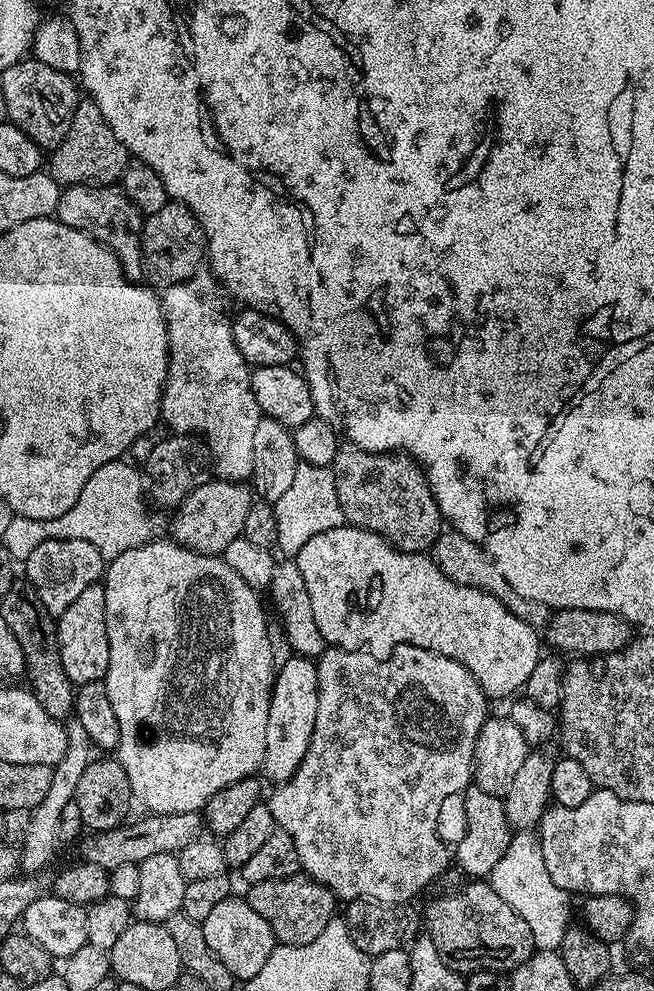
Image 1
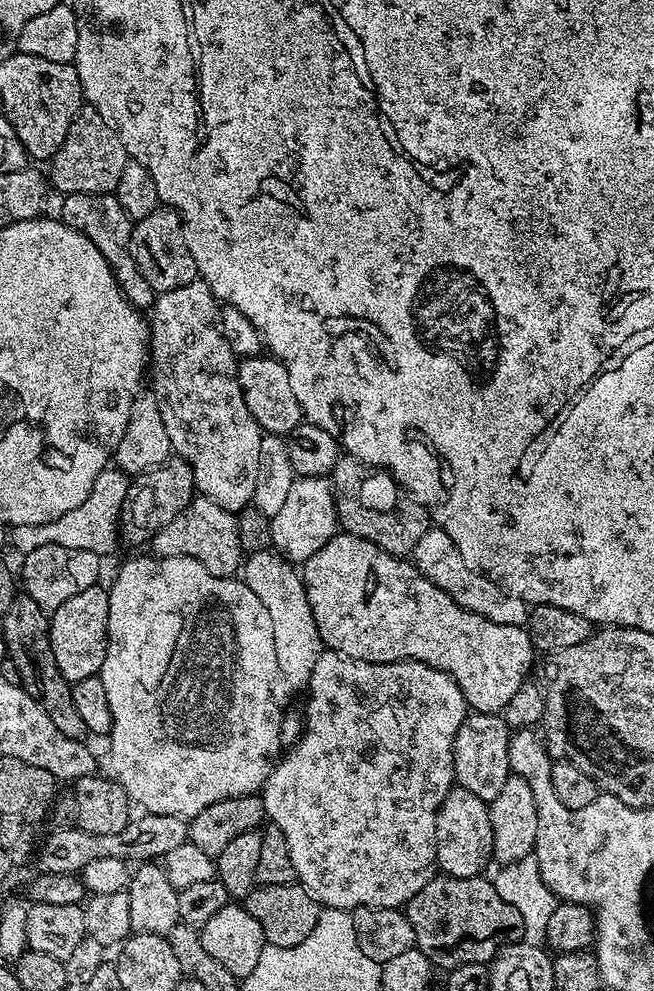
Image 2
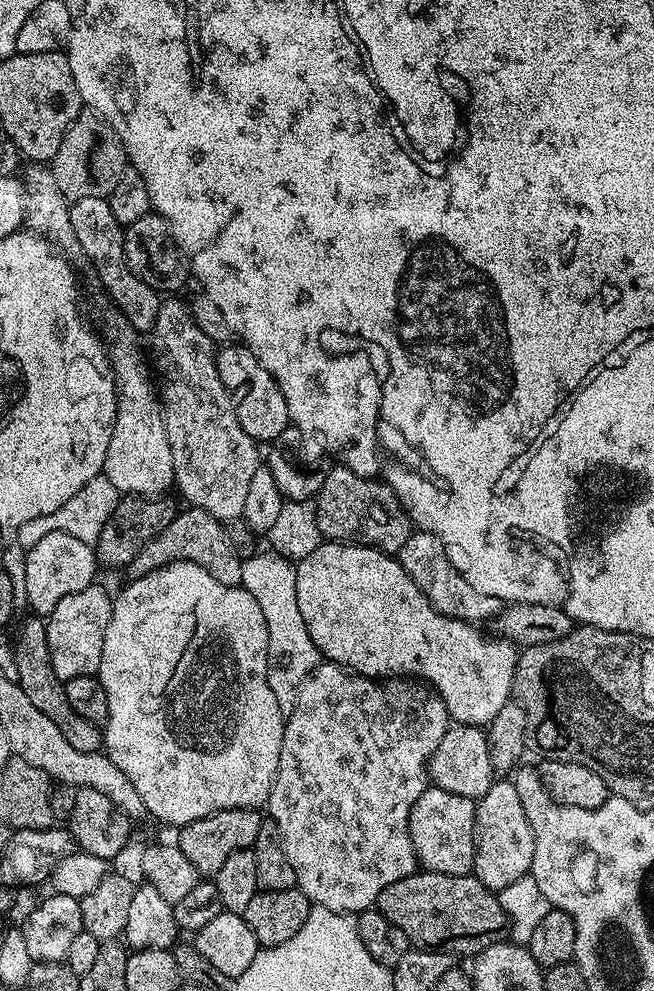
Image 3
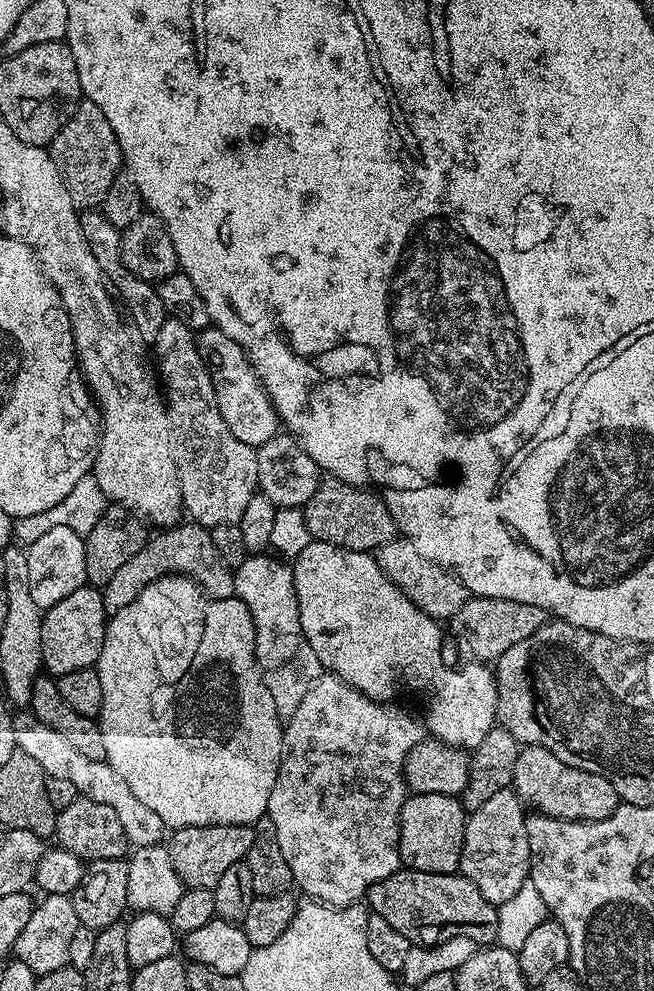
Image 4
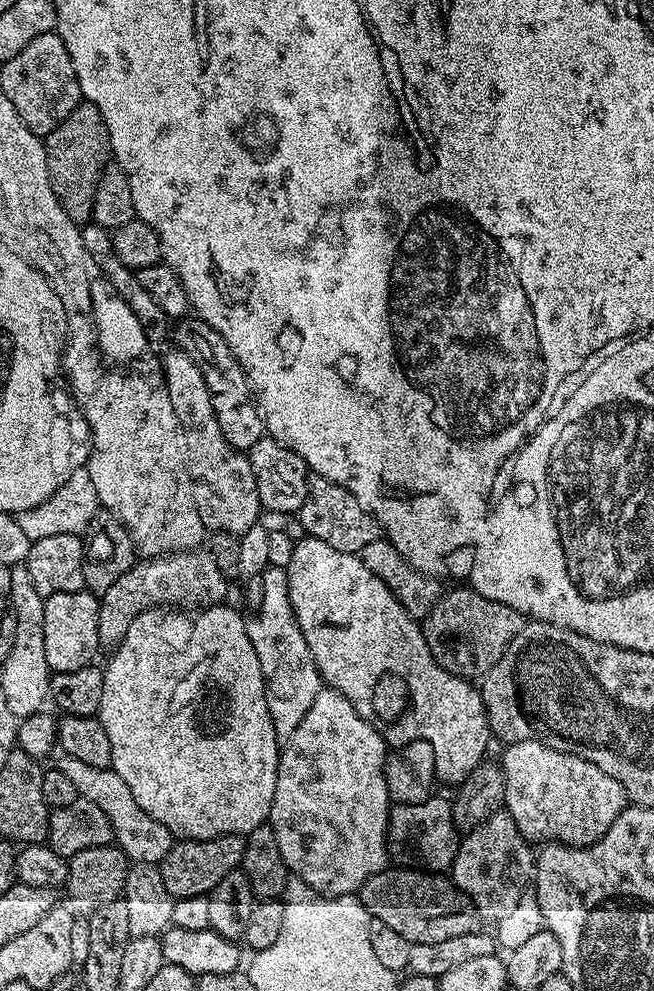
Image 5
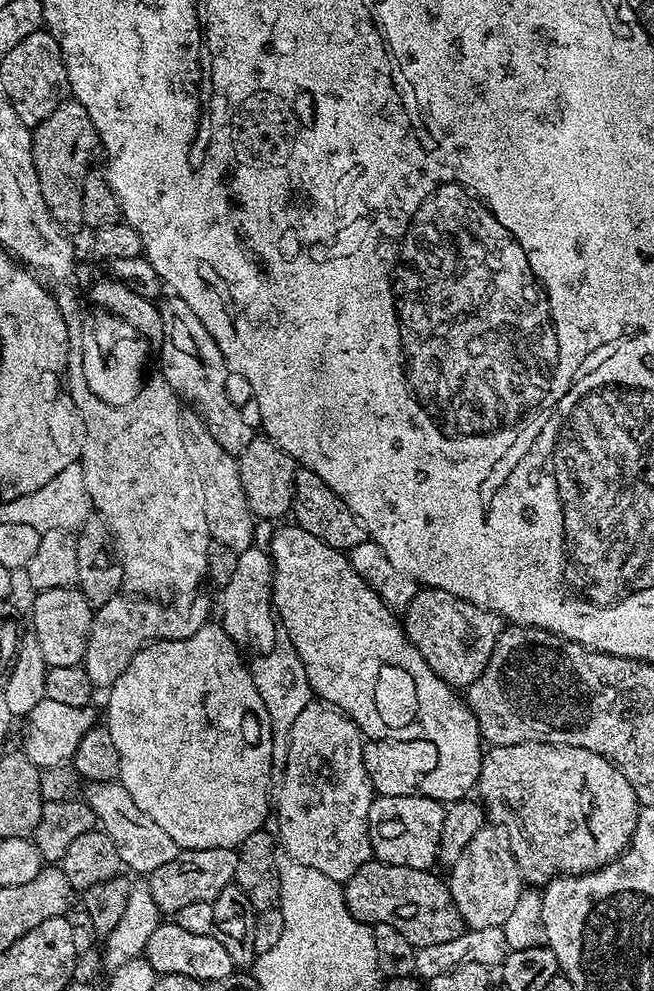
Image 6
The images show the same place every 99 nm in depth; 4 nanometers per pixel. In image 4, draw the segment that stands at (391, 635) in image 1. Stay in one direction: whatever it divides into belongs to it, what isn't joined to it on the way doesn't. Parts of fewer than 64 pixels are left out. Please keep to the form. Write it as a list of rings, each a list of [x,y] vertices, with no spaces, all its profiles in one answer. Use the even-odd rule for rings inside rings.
[[[313,540],[310,546],[306,546],[306,550],[302,550],[302,554],[298,554],[291,561],[290,567],[294,574],[294,590],[298,598],[302,630],[306,634],[306,642],[310,642],[310,647],[314,649],[314,654],[318,654],[318,662],[321,669],[327,670],[333,676],[337,676],[339,680],[345,680],[350,686],[354,686],[359,692],[366,694],[371,700],[377,702],[395,701],[397,699],[395,697],[396,692],[402,691],[403,688],[409,688],[412,692],[425,692],[428,695],[428,713],[422,716],[423,723],[426,725],[427,731],[435,739],[442,744],[447,744],[450,748],[475,750],[482,742],[482,738],[486,738],[486,734],[490,734],[490,730],[497,723],[496,677],[493,669],[484,662],[468,662],[463,665],[465,668],[451,668],[444,661],[444,640],[446,644],[446,636],[442,631],[441,625],[428,617],[422,610],[418,610],[418,606],[414,606],[414,602],[410,602],[410,598],[406,598],[406,594],[402,594],[402,590],[398,590],[398,586],[394,586],[394,582],[390,582],[390,578],[386,578],[386,574],[378,566],[378,562],[372,552],[351,552],[345,548],[330,546],[326,542]]]

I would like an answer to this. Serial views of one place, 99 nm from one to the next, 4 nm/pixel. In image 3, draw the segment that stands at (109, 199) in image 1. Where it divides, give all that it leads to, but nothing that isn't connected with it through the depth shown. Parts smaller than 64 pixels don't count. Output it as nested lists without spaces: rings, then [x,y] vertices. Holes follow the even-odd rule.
[[[78,198],[71,201],[68,209],[70,226],[74,226],[74,244],[84,251],[86,259],[92,263],[104,292],[113,300],[115,311],[121,312],[130,322],[130,326],[137,334],[151,333],[154,321],[158,319],[158,310],[162,299],[161,293],[156,292],[142,278],[130,270],[124,253],[125,225],[114,218],[110,211],[110,202],[106,198]]]

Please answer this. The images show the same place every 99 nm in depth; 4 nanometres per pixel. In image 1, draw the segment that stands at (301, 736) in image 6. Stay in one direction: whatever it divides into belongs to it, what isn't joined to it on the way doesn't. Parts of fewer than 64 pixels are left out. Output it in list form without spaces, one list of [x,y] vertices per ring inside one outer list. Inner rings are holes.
[[[399,644],[389,656],[383,658],[373,656],[371,651],[368,650],[351,652],[345,648],[333,648],[328,646],[316,660],[316,669],[318,670],[318,718],[312,720],[314,722],[314,734],[310,734],[310,746],[306,750],[306,758],[302,758],[302,766],[298,766],[296,773],[293,774],[286,783],[275,785],[275,787],[271,789],[273,791],[272,797],[267,797],[266,800],[268,809],[274,814],[276,827],[286,830],[286,834],[290,834],[290,838],[294,838],[294,847],[298,850],[301,869],[318,882],[322,882],[322,886],[326,886],[330,889],[341,901],[377,900],[378,902],[386,902],[387,904],[406,904],[415,901],[415,896],[418,895],[431,880],[436,880],[443,874],[444,867],[447,866],[448,860],[450,864],[449,849],[448,852],[444,849],[444,844],[440,841],[439,834],[436,833],[436,827],[440,824],[440,811],[443,810],[444,803],[446,803],[451,796],[458,795],[457,797],[459,797],[461,793],[473,783],[474,765],[476,762],[476,743],[478,742],[478,734],[490,715],[490,709],[488,709],[488,704],[490,704],[489,697],[485,696],[482,689],[480,689],[480,684],[474,678],[474,674],[470,674],[470,670],[466,670],[466,666],[454,662],[454,658],[446,658],[437,652],[422,650],[418,646],[410,646],[409,644]]]

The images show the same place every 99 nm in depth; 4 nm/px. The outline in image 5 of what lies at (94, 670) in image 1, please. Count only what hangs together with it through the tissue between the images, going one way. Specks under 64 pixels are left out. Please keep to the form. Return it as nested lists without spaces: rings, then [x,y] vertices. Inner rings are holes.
[[[85,590],[70,594],[54,594],[44,597],[44,604],[43,641],[51,671],[82,670],[82,666],[93,663],[97,659],[96,651],[101,651],[102,648],[98,638],[100,601],[97,593]]]

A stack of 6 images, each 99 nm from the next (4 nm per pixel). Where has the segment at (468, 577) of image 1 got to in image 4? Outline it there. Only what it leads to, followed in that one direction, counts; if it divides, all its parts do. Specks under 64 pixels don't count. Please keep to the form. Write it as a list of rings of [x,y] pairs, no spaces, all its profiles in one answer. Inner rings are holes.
[[[397,538],[375,549],[374,555],[386,578],[390,578],[390,582],[394,582],[394,586],[398,586],[398,590],[402,590],[402,594],[406,594],[406,598],[410,598],[410,602],[414,602],[414,606],[418,606],[418,610],[422,610],[432,620],[451,620],[470,598],[468,587],[448,569],[430,562],[430,558],[422,558],[414,542]]]

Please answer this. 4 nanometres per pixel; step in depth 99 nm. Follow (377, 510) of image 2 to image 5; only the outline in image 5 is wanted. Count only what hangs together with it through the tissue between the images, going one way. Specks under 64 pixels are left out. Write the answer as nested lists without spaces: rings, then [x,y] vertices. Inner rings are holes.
[[[315,474],[309,475],[306,502],[302,502],[298,519],[304,536],[318,538],[318,542],[326,542],[326,546],[334,546],[334,550],[359,554],[370,542],[381,539],[380,523],[367,508],[363,508],[342,486],[330,482]]]

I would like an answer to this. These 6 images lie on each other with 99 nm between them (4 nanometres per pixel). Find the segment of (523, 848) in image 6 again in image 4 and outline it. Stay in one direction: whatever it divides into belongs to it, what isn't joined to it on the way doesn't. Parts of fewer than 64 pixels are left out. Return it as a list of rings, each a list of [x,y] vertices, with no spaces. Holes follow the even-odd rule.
[[[537,744],[521,747],[512,771],[512,788],[529,809],[559,820],[601,820],[618,807],[614,786],[606,778],[578,770]]]

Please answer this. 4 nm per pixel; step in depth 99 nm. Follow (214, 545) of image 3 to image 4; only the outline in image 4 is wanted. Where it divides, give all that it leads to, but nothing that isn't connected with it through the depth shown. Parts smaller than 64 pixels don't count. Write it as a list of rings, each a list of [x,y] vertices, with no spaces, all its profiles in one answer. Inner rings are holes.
[[[181,522],[175,528],[157,531],[145,542],[142,550],[138,550],[138,554],[130,558],[130,562],[125,562],[114,573],[114,578],[110,578],[110,582],[103,585],[104,607],[109,613],[122,610],[122,606],[130,606],[130,602],[134,602],[134,598],[138,598],[138,594],[142,594],[142,590],[150,586],[150,582],[163,576],[174,575],[188,576],[214,598],[230,598],[236,595],[232,574],[233,569],[225,566],[214,547],[211,531],[195,522]]]

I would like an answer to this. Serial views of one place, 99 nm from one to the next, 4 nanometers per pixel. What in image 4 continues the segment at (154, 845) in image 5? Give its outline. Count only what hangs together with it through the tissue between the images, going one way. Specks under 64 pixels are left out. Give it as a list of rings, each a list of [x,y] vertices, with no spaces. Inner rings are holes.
[[[39,722],[31,723],[16,724],[16,747],[19,751],[30,754],[30,758],[34,758],[34,762],[38,762],[38,766],[42,766],[45,776],[67,778],[80,796],[110,806],[110,810],[114,810],[114,814],[118,814],[118,822],[122,822],[122,830],[133,849],[154,846],[165,839],[166,825],[162,822],[162,818],[158,818],[158,814],[154,814],[154,810],[149,810],[130,791],[130,786],[126,786],[126,781],[108,765],[107,760],[86,758],[86,754],[74,750],[74,746],[70,746],[70,742],[66,742],[66,738],[62,738],[62,734],[50,730],[50,726]]]

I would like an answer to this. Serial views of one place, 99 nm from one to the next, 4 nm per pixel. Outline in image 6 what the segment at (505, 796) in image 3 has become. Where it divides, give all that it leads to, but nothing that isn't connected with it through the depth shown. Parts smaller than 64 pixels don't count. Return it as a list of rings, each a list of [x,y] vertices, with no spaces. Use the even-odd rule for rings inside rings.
[[[485,826],[470,838],[458,862],[450,866],[450,872],[452,877],[447,877],[446,883],[468,928],[504,925],[526,887],[506,834],[495,826]]]

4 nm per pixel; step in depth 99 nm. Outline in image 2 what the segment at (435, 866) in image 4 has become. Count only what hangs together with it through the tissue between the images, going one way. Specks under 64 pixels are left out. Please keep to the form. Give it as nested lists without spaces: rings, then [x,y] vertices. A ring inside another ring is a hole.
[[[454,786],[436,811],[436,862],[445,876],[470,878],[479,876],[492,860],[494,830],[490,828],[488,804],[478,794]]]

